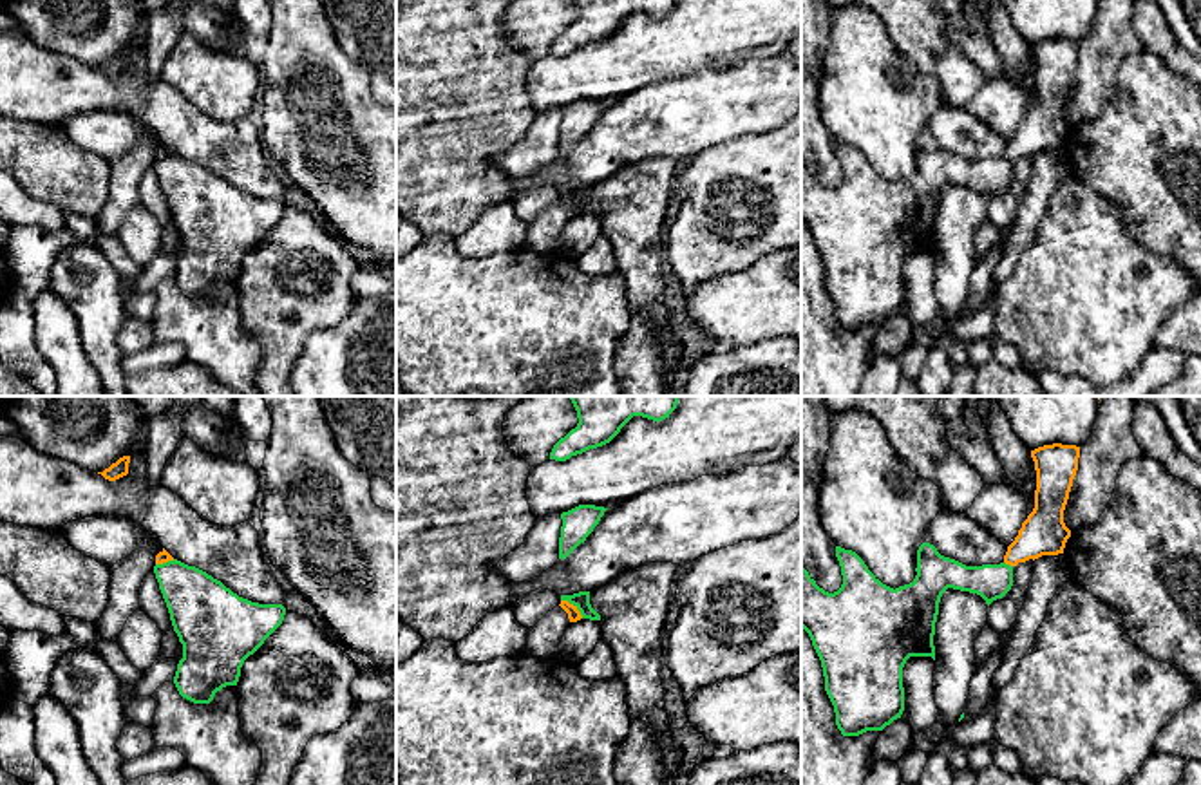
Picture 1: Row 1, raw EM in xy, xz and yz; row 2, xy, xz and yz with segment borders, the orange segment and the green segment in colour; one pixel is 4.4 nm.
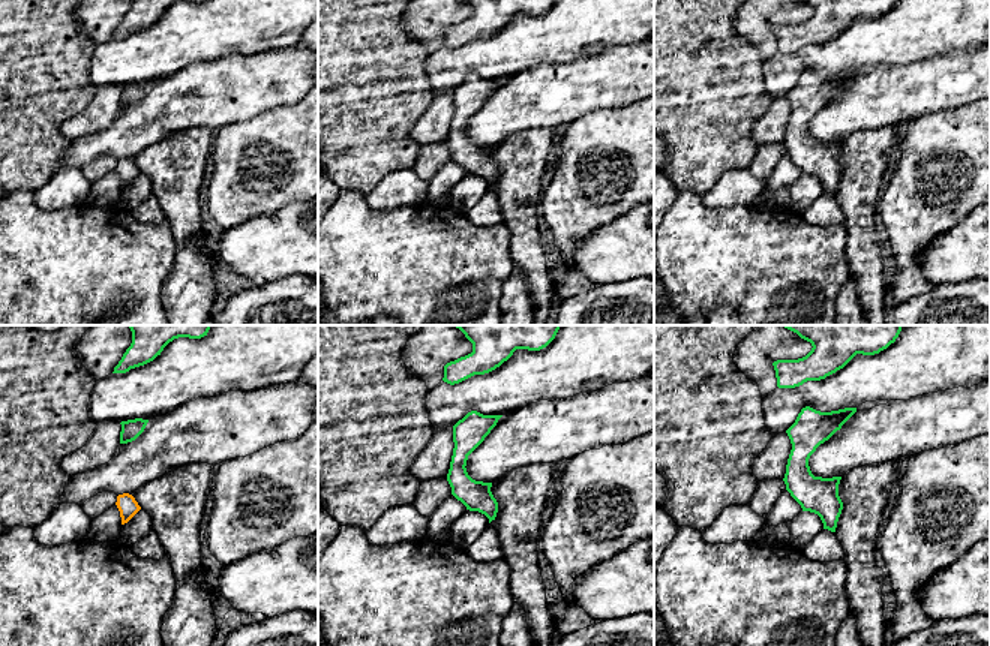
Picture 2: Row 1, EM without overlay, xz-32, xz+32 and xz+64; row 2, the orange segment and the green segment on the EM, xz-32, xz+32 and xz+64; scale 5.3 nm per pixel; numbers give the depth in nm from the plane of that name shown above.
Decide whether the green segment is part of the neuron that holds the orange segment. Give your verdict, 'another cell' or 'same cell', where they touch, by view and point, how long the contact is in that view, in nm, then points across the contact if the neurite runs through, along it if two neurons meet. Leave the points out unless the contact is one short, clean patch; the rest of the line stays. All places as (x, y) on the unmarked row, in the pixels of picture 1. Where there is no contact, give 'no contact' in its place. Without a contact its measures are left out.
another cell | xz (574, 201) | 130 nm | along xz (561, 194), (567, 194), (583, 212)

